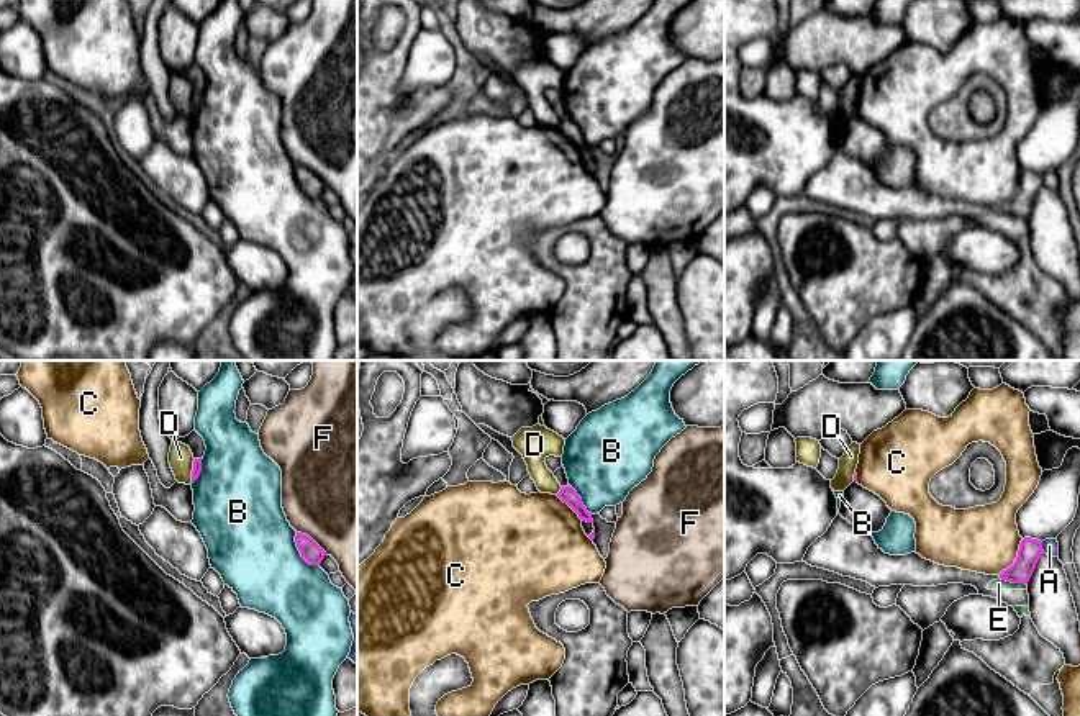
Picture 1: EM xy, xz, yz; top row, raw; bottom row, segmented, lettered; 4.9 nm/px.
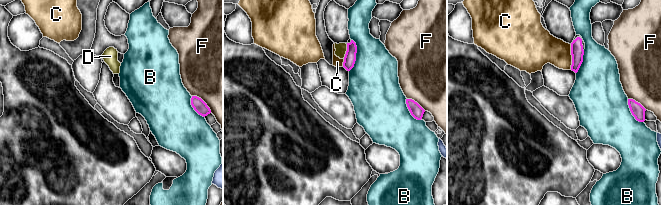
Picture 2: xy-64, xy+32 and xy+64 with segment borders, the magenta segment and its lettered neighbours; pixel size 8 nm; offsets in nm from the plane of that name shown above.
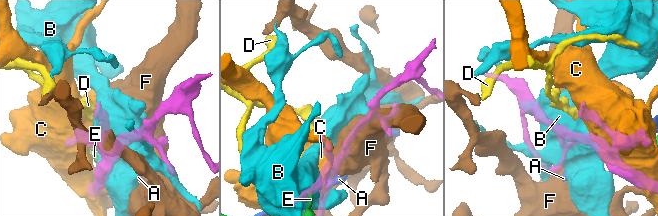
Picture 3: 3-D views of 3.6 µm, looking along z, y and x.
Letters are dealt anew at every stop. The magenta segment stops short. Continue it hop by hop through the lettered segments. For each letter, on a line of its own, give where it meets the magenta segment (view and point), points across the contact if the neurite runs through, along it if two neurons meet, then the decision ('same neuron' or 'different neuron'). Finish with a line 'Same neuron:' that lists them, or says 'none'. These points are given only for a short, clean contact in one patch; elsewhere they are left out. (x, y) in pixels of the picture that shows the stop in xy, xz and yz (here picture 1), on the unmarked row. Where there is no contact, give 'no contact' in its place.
A: meets magenta in yz at (1041, 181); border along yz (1041, 176), (1044, 185); different neuron
B: meets magenta in xy at (300, 185); different neuron
C: meets magenta in yz at (1016, 192); different neuron
D: meets magenta in xy at (192, 104); border along xy (195, 92), (190, 115); different neuron
E: meets magenta in yz at (1013, 215); border along yz (1000, 210), (1025, 217); different neuron
F: meets magenta in xy at (312, 172); different neuron
Same neuron: none

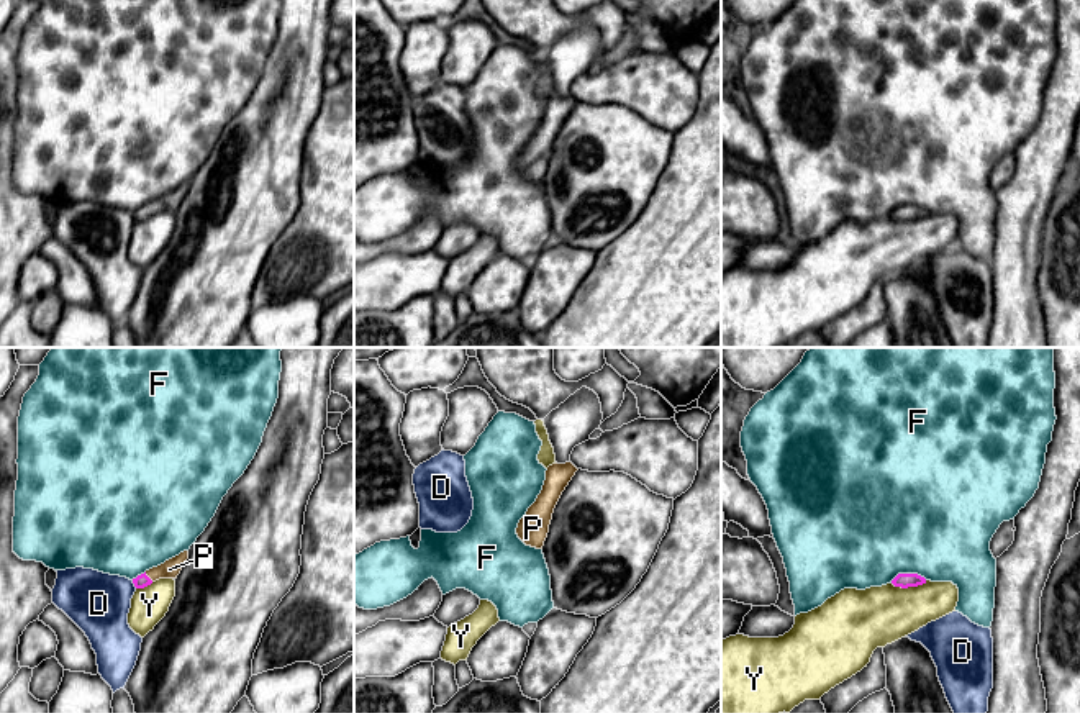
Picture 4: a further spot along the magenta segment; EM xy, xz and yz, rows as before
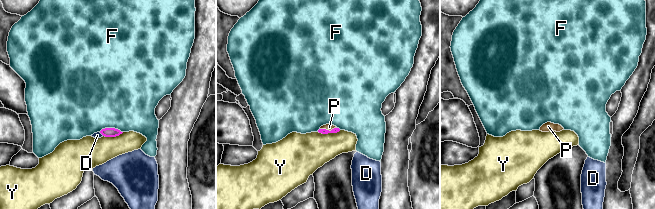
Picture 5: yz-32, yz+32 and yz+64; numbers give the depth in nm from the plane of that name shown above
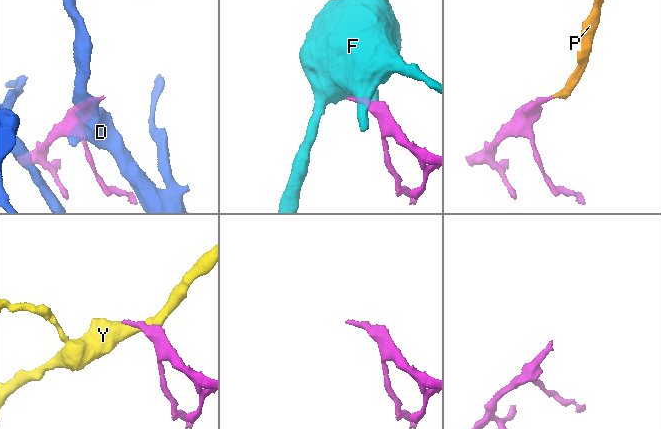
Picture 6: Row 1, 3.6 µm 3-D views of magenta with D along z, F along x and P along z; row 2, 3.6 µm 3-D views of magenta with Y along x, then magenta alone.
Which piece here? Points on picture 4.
D: meets magenta in xy at (133, 215); different neuron
F: meets magenta in yz at (908, 207); border along yz (926, 212), (916, 207), (898, 207), (890, 215); different neuron
P: meets magenta in xy at (148, 210); runs through xy (141, 213), (148, 210), (169, 202); same neuron
Y: meets magenta in yz at (908, 218); different neuron
Same neuron: P

